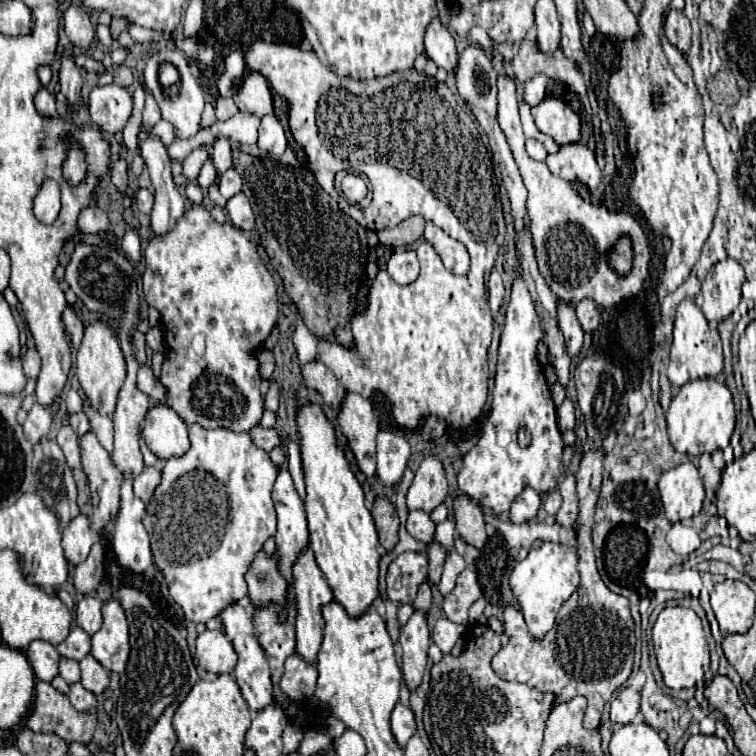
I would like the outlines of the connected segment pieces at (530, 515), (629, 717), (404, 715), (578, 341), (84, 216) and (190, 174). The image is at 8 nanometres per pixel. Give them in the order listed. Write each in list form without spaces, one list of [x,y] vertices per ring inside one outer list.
[[[525,487],[525,491],[521,491],[521,495],[517,495],[517,499],[511,505],[511,521],[513,523],[525,523],[537,517],[541,505],[541,497],[537,491],[533,491],[531,487]]]
[[[625,687],[611,703],[611,721],[615,725],[625,725],[631,723],[639,711],[639,703],[641,703],[641,695],[639,691]]]
[[[401,703],[395,705],[395,709],[391,713],[391,731],[393,731],[395,741],[403,749],[407,745],[407,741],[415,735],[415,715],[409,707],[403,707]]]
[[[559,303],[557,311],[559,311],[559,329],[565,337],[567,353],[569,353],[569,357],[577,357],[583,349],[583,329],[577,323],[575,309],[565,305],[565,303]]]
[[[89,205],[79,213],[77,227],[83,233],[99,233],[99,231],[107,231],[109,229],[109,219],[99,207]]]
[[[191,153],[191,155],[183,161],[183,175],[185,175],[189,181],[195,181],[195,179],[197,179],[199,169],[203,167],[207,155],[209,155],[209,153]]]

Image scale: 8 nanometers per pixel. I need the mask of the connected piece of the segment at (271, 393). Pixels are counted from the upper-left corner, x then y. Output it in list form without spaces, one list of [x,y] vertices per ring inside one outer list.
[[[271,381],[271,387],[269,387],[267,395],[265,395],[265,409],[275,413],[277,407],[279,407],[279,385],[275,381]]]

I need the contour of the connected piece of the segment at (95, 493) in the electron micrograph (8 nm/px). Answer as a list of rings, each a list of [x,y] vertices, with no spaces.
[[[87,431],[81,437],[81,461],[91,487],[93,529],[101,533],[107,521],[111,521],[117,513],[121,475],[117,475],[117,469],[109,463],[109,453],[97,441],[95,431]]]

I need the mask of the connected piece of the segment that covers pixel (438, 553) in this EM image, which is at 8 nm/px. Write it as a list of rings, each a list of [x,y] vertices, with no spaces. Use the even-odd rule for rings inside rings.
[[[433,541],[429,545],[429,585],[439,585],[443,561],[445,561],[445,547]]]

